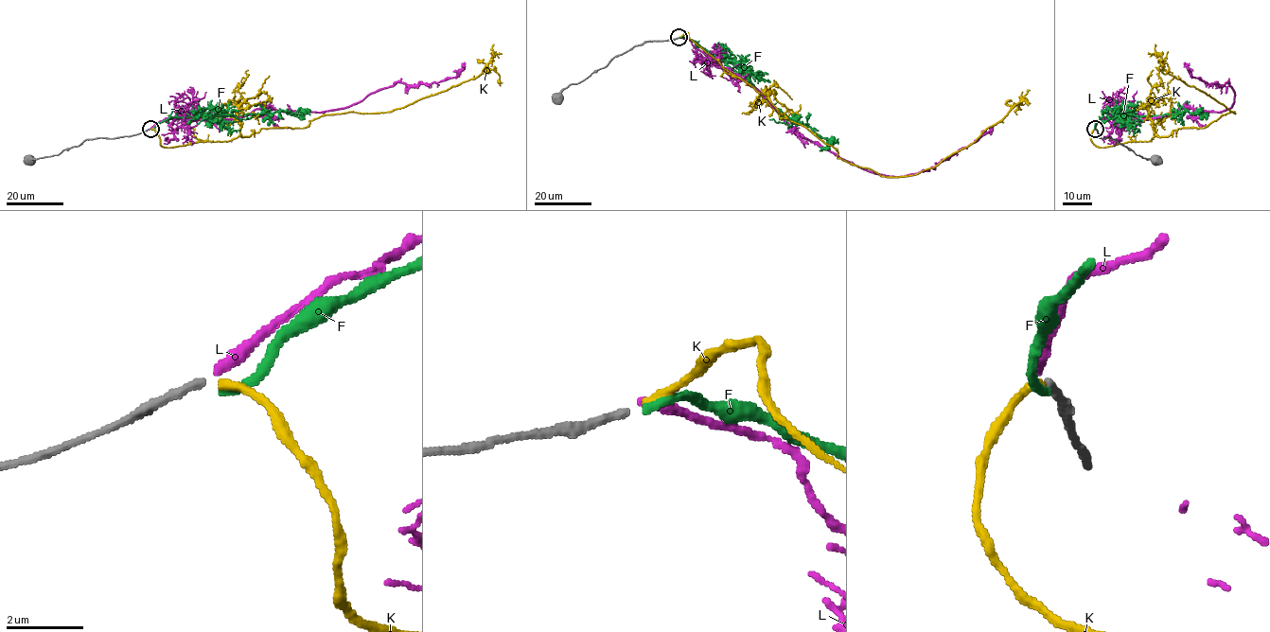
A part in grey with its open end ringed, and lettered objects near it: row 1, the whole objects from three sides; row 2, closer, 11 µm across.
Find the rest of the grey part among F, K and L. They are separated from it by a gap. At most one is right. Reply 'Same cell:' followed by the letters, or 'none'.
Same cell: K

